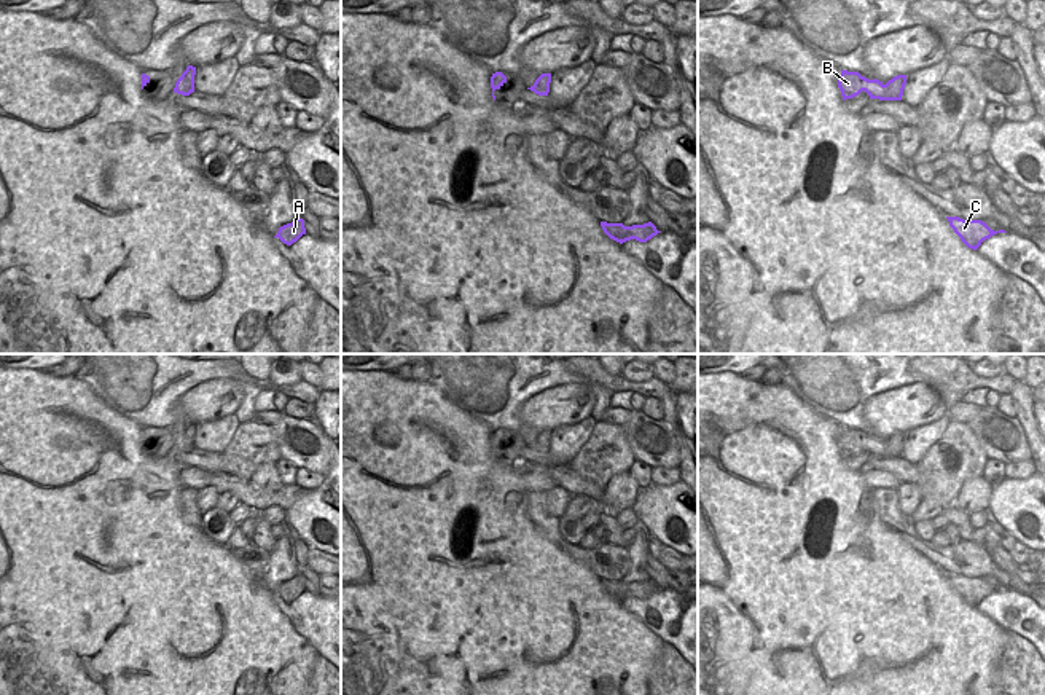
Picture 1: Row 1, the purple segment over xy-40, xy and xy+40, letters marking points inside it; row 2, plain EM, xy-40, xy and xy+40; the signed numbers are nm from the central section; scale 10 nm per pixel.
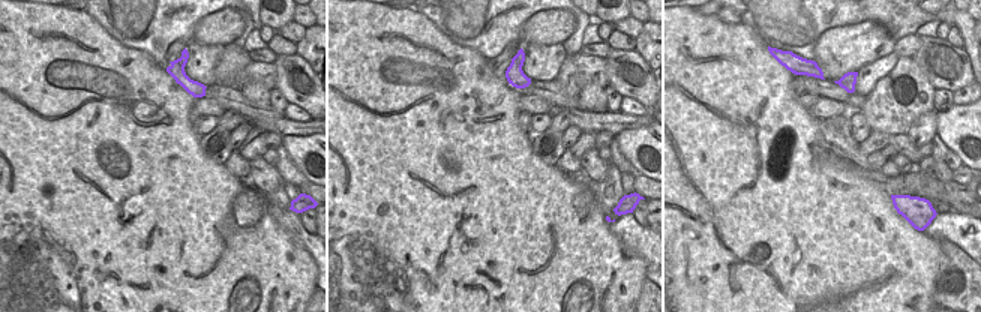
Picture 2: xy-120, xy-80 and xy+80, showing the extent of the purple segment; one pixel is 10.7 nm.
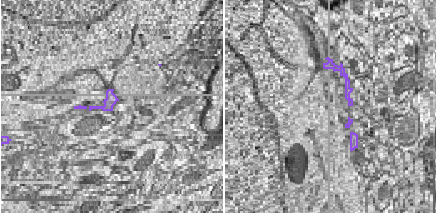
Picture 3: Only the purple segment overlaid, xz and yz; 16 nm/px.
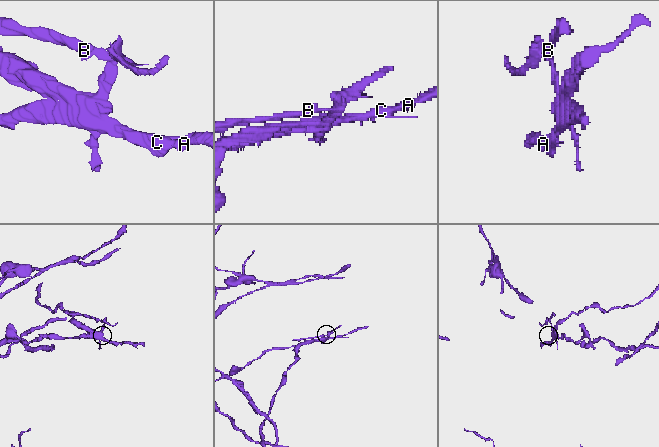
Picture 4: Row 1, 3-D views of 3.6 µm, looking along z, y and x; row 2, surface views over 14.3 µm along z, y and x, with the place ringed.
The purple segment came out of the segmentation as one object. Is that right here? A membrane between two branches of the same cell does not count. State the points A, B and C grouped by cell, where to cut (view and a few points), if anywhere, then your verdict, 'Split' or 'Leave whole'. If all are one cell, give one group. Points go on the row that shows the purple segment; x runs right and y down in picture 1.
Groups: A C / B. Split along xy+40 (886, 85), (886, 93), (880, 99). Split.

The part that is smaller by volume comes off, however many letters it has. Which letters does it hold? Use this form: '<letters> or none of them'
B

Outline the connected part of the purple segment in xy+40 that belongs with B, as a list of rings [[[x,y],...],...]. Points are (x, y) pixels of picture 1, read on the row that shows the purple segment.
[[[841,70],[841,77],[838,78],[838,88],[841,91],[843,100],[852,99],[865,91],[870,99],[884,99],[886,84],[879,80],[868,80],[862,77],[859,72]]]

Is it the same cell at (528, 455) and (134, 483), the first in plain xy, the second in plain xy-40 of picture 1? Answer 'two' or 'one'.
two

